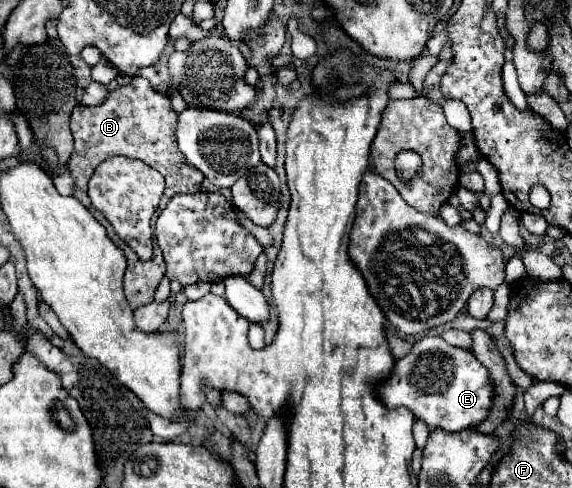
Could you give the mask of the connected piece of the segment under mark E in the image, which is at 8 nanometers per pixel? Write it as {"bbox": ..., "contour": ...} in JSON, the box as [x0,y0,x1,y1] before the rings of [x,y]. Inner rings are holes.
{"bbox":[379,336,493,432],"contour":[[[425,336],[413,344],[411,352],[395,362],[393,376],[379,388],[379,398],[387,408],[407,406],[415,418],[429,424],[429,430],[443,428],[459,432],[479,424],[493,398],[493,384],[485,366],[465,348],[453,348],[441,336]]]}

